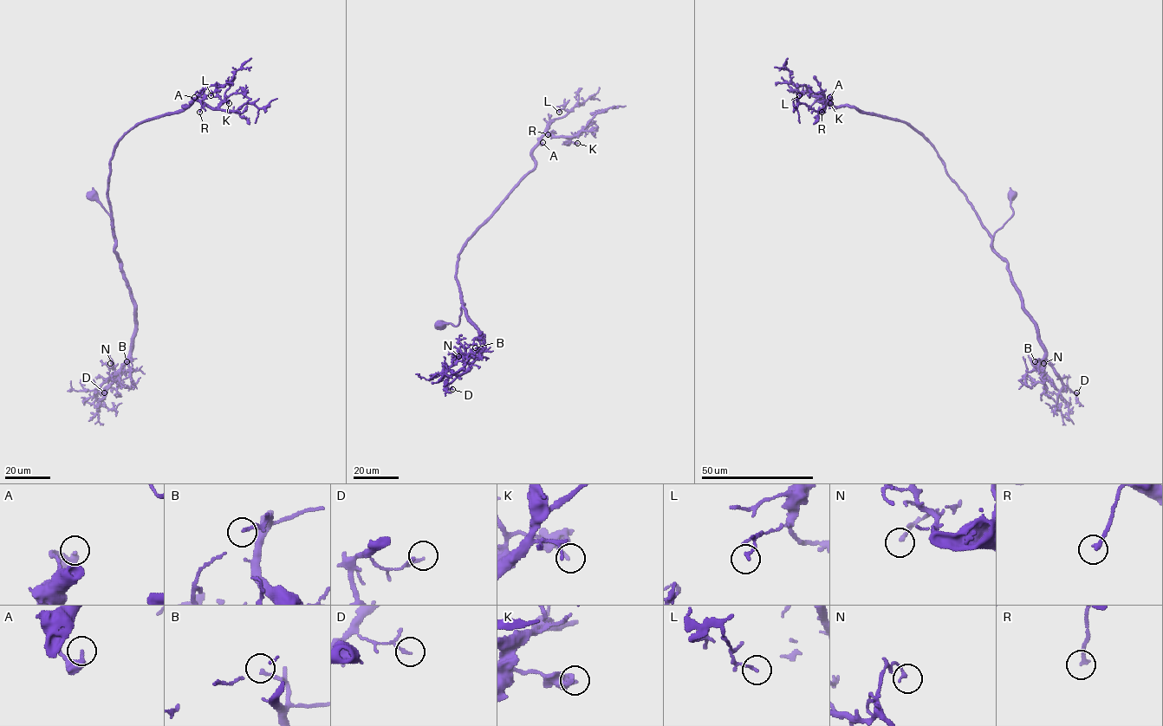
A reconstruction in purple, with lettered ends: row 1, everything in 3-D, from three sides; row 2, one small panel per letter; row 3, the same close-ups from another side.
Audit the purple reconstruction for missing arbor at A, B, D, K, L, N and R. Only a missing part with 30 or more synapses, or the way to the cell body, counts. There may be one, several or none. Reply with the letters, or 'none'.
R

